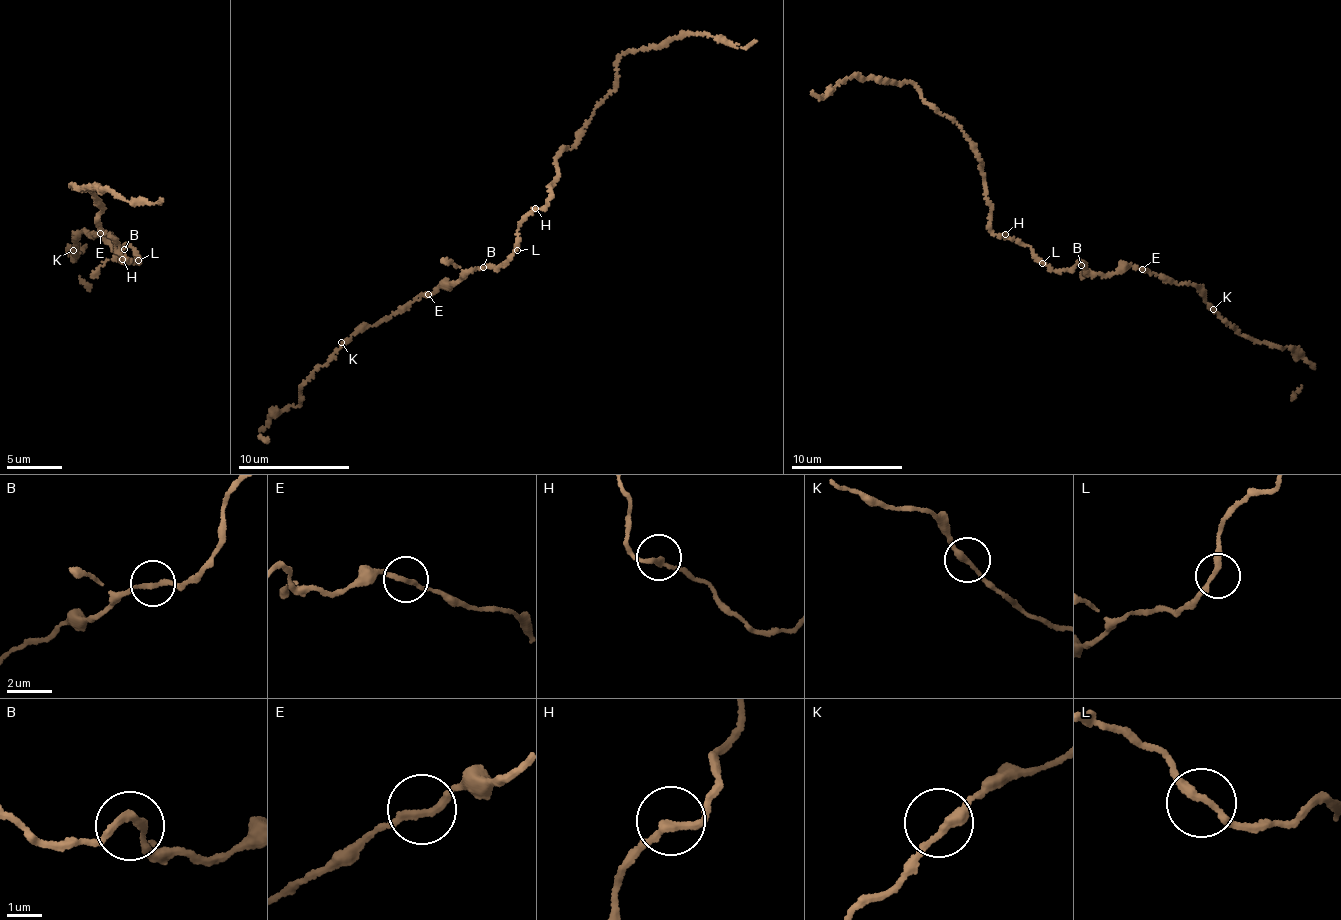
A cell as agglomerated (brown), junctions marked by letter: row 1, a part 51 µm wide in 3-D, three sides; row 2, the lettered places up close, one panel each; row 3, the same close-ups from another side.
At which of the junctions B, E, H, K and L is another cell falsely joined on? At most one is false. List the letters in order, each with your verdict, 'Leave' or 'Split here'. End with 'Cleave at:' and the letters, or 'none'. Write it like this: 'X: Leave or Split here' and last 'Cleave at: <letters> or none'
B: Leave
E: Leave
H: Leave
K: Leave
L: Leave
Cleave at: none

